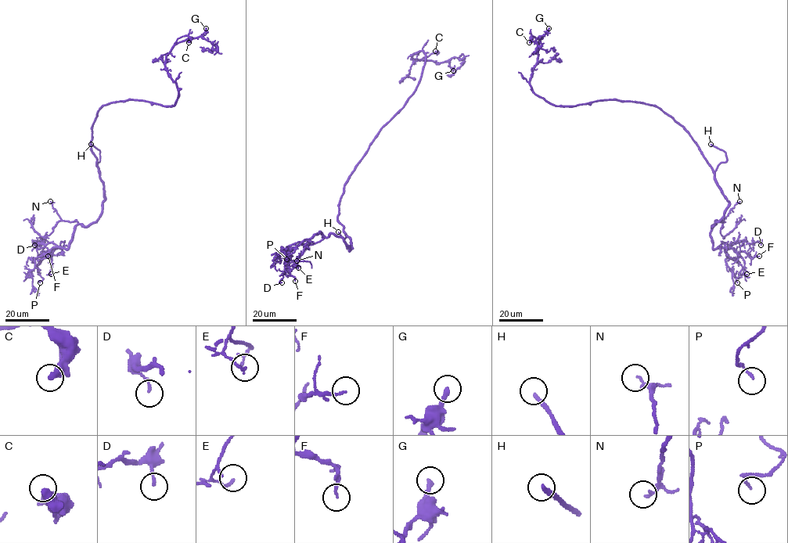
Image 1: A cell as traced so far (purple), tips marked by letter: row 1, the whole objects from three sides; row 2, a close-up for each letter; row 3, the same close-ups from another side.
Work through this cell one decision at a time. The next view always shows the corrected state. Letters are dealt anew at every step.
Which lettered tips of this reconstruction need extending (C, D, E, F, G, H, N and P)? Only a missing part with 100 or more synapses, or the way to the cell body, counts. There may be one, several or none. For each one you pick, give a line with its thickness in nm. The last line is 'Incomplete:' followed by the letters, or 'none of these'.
H: calibre 240 nm
Incomplete: H

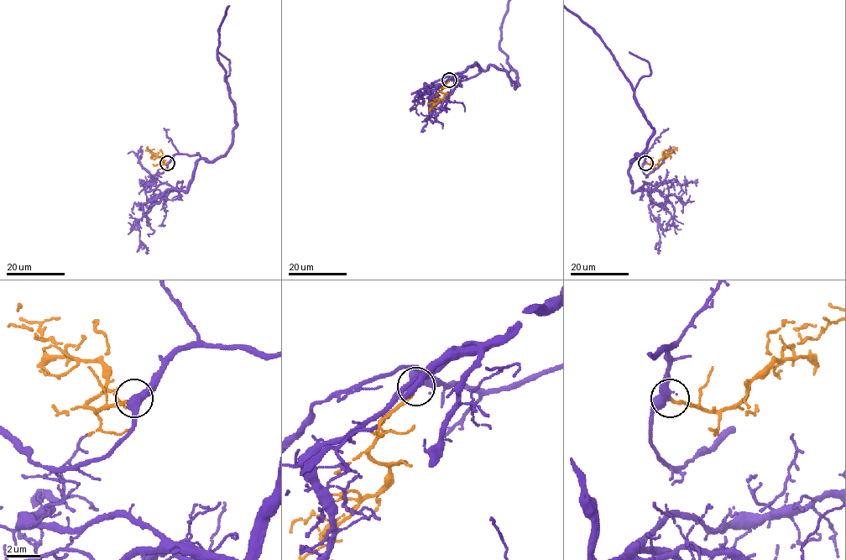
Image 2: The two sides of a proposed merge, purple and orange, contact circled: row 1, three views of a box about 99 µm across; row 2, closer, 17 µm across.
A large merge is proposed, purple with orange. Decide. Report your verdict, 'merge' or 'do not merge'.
merge

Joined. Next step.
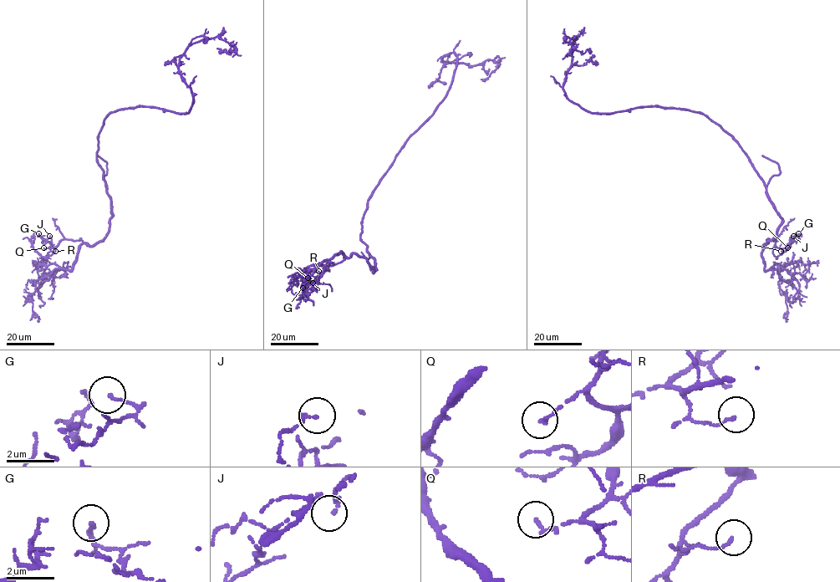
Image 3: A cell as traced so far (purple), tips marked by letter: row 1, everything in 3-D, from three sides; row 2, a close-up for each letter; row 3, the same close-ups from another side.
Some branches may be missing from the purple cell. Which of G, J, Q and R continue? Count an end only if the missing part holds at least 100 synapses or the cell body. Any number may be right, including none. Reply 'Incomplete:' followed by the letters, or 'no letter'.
Incomplete: no letter

